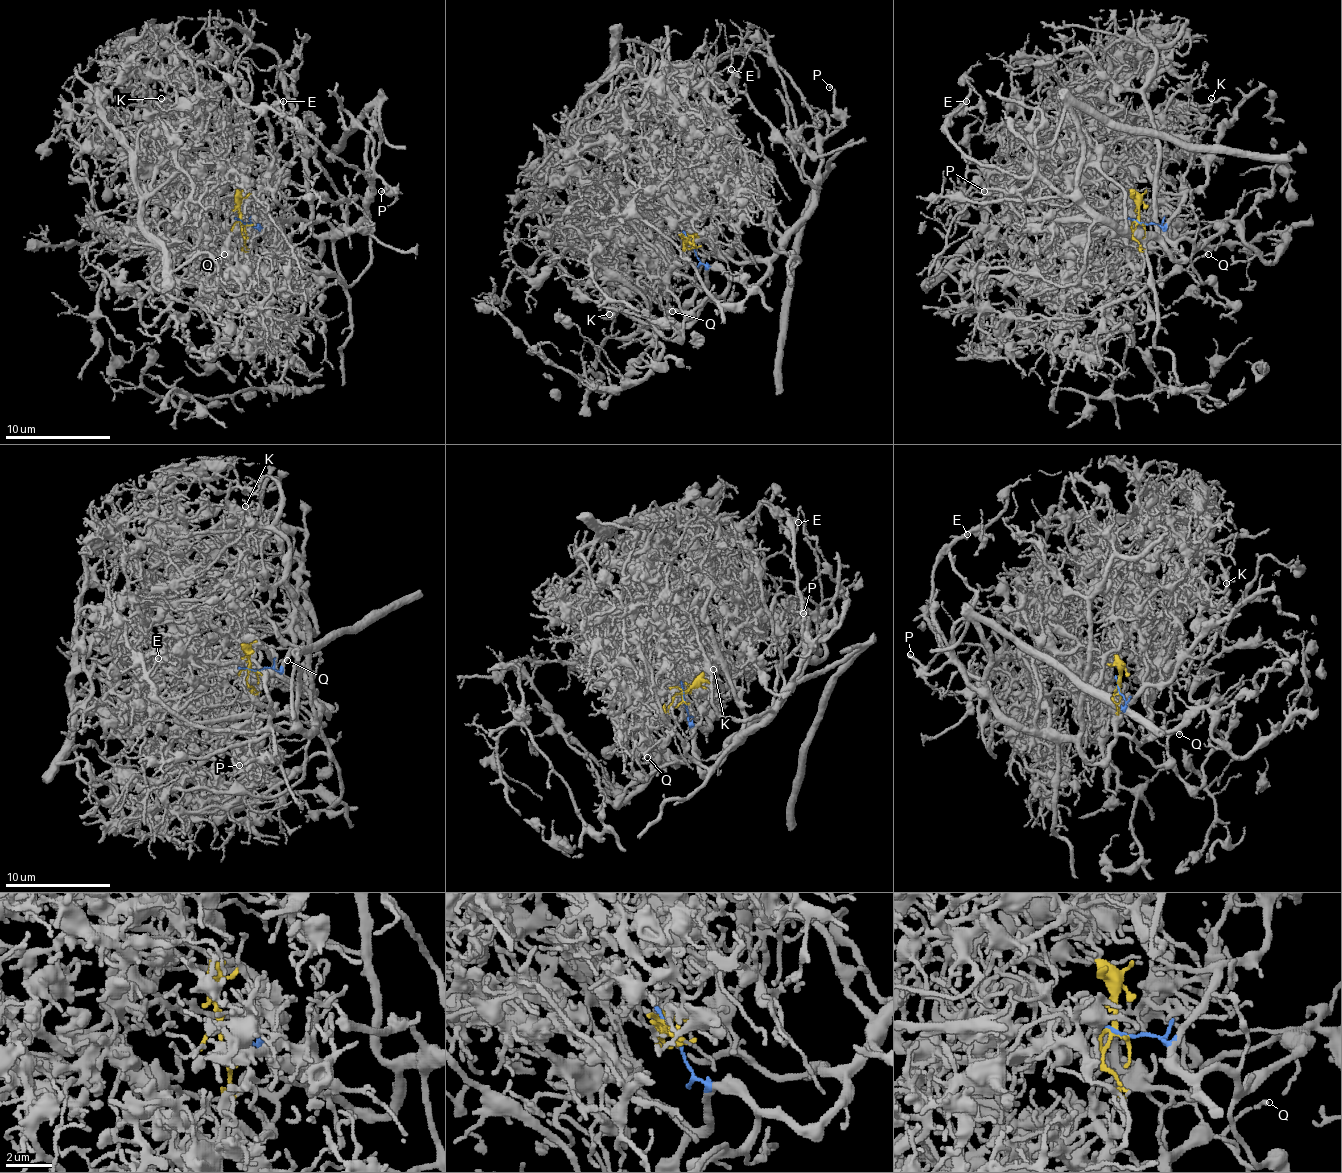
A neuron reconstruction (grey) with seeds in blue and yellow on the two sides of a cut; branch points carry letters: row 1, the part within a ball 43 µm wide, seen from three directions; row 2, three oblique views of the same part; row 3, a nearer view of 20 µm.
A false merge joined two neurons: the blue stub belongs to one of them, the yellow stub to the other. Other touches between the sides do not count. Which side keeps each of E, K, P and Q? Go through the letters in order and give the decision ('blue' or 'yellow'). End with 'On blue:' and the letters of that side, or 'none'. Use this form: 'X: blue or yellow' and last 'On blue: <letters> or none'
E: blue
K: yellow
P: blue
Q: blue
On blue: E, P, Q

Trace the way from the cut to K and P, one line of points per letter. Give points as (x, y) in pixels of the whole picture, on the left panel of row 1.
K: (240, 222), (240, 195), (222, 179), (153, 153), (148, 135), (174, 113), (161, 98)
P: (240, 222), (314, 259), (325, 238), (341, 238), (364, 214), (375, 177), (393, 190), (380, 190)

